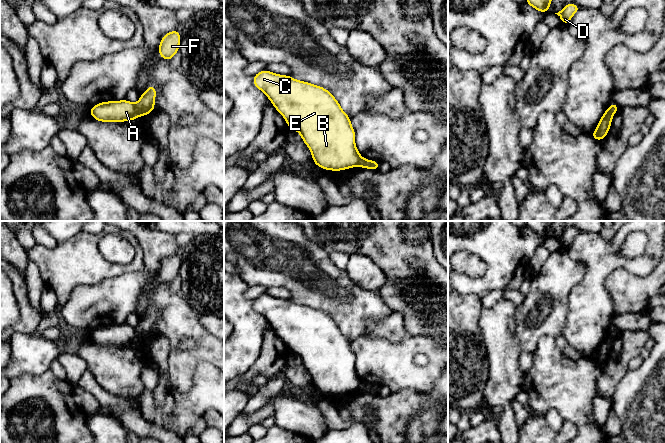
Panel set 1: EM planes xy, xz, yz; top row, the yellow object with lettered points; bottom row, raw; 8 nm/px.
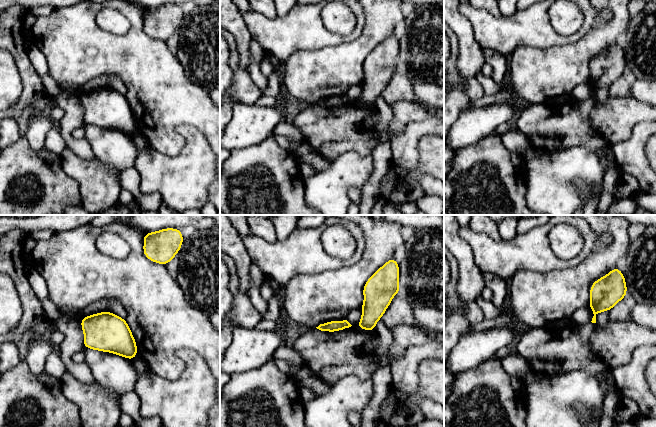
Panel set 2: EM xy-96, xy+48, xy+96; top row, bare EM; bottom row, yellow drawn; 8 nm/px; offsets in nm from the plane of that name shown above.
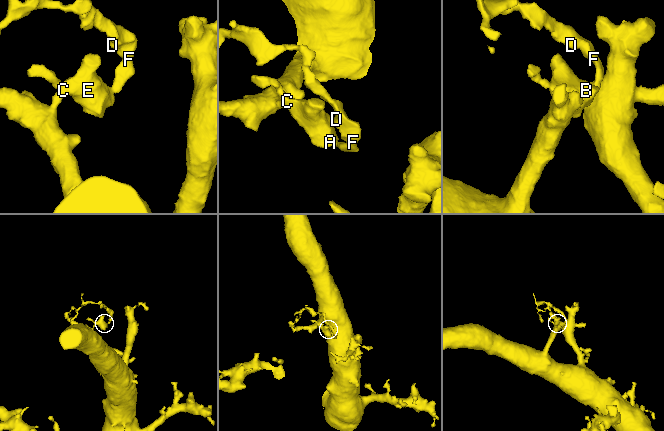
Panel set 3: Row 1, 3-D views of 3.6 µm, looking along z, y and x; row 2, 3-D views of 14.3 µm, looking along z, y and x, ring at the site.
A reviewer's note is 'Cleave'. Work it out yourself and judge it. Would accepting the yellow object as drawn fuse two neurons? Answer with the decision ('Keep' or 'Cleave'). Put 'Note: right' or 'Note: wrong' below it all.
Cleave
Note: right

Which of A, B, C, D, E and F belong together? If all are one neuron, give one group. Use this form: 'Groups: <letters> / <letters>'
Groups: A B C E / D F

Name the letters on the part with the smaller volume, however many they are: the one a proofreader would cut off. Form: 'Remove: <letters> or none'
Remove: D, F

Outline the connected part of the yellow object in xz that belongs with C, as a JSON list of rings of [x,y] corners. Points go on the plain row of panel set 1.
[[[266,293],[253,300],[253,308],[266,318],[275,333],[283,339],[288,352],[296,354],[302,360],[302,365],[312,377],[315,389],[331,395],[360,390],[363,382],[355,369],[351,341],[343,336],[339,326],[327,313]]]

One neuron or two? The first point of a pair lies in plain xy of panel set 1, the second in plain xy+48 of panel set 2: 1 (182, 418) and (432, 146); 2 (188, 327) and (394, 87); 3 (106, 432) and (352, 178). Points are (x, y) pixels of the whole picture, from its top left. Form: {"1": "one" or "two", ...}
{"1": "one", "2": "one", "3": "one"}

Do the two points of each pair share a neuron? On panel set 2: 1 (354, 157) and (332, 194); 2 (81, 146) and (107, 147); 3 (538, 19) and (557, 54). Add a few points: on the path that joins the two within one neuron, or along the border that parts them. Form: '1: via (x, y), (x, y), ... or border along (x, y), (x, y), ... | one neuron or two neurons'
1: via (354, 166), (354, 171), (340, 185) | one neuron
2: border along (84, 138), (96, 157) | two neurons
3: border along (576, 41), (542, 48), (529, 46) | two neurons

